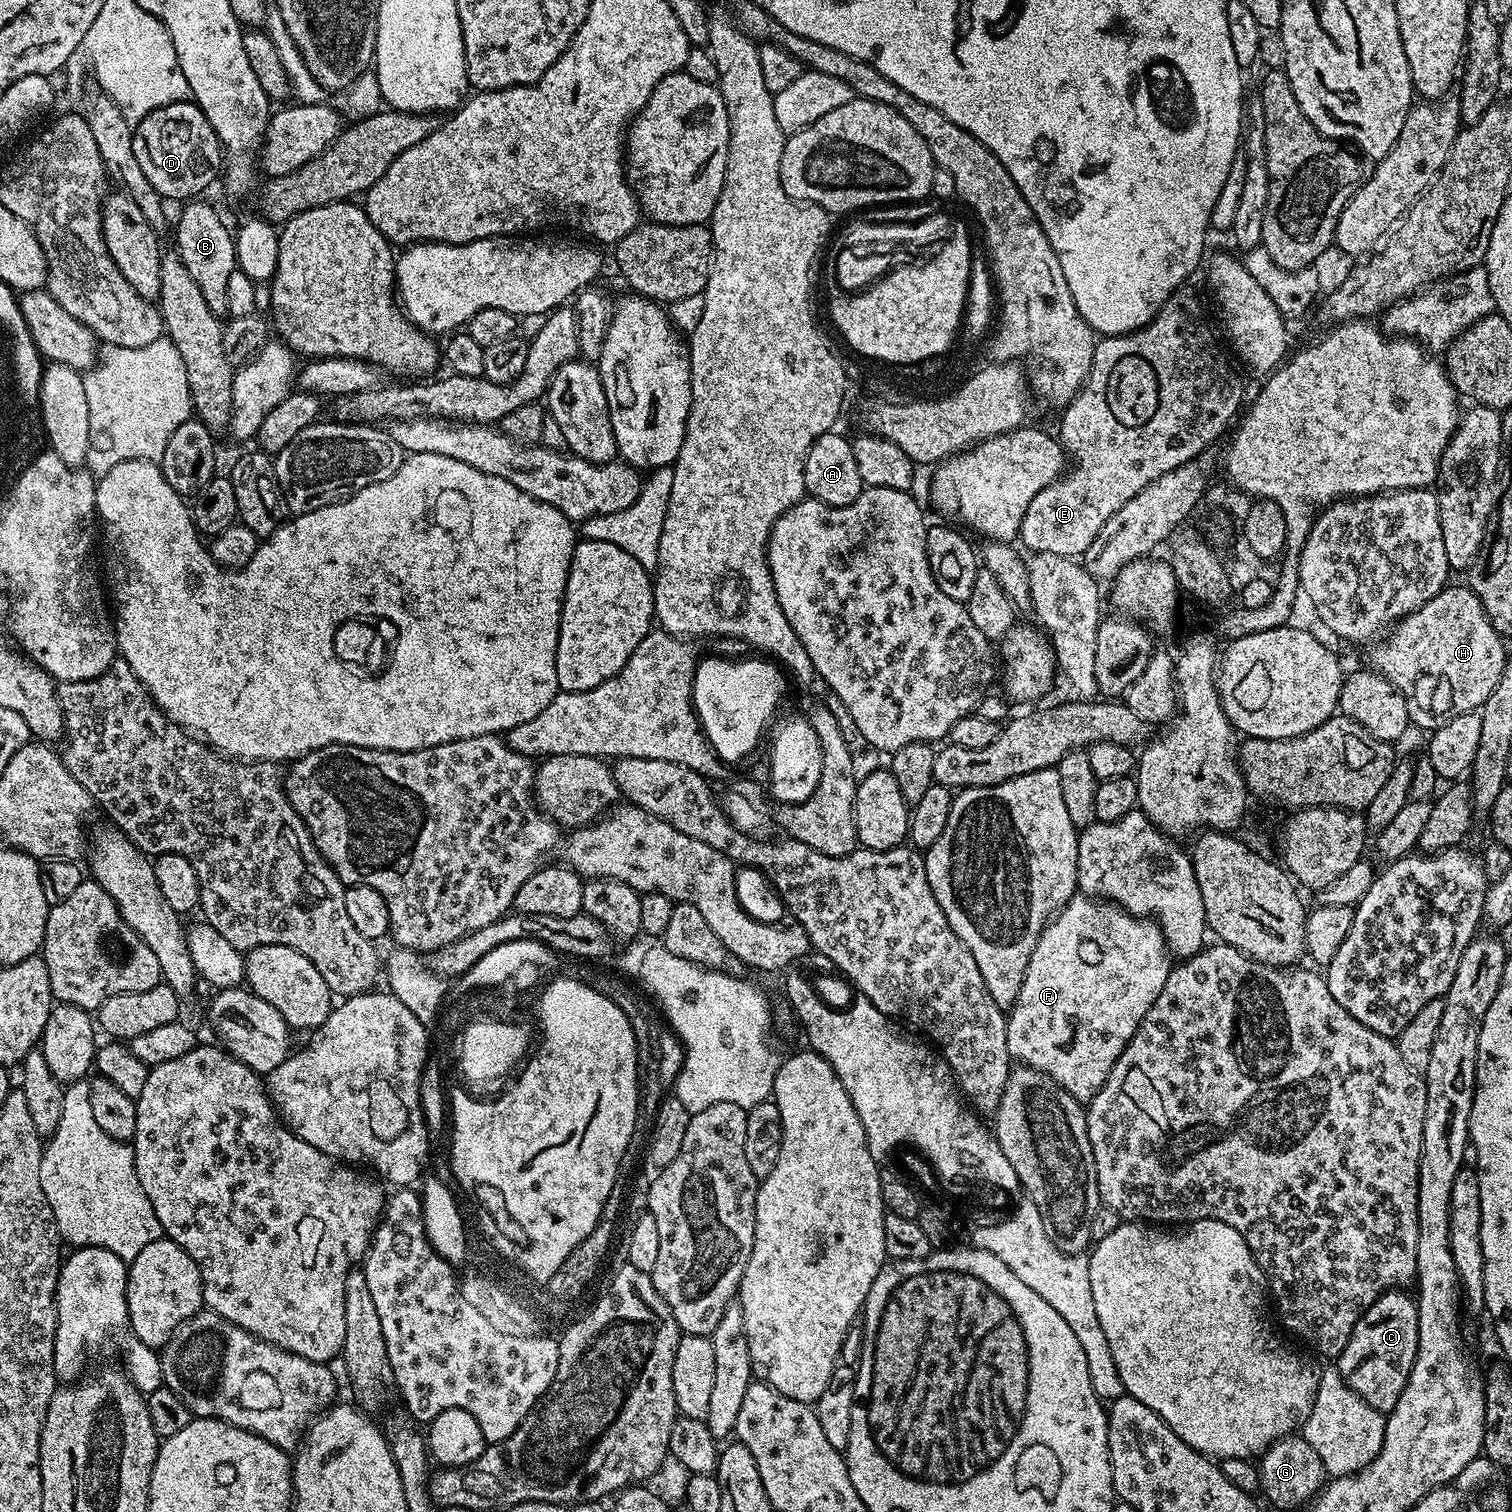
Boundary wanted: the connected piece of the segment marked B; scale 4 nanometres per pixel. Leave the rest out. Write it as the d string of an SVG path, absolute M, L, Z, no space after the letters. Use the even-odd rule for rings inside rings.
M193 198L183 205L180 217L176 220L176 248L182 266L194 278L198 290L202 290L202 298L206 298L206 306L215 316L223 317L228 311L226 294L230 274L238 271L236 267L236 242L233 229L224 225L222 217L216 213L212 204L207 204L204 198Z

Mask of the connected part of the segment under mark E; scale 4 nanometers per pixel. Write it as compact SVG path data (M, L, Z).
M1181 290L1174 293L1160 307L1158 315L1146 326L1121 336L1105 336L1097 343L1092 365L1090 366L1090 374L1079 394L1069 402L1067 408L1063 409L1061 416L1064 417L1060 420L1060 432L1058 431L1058 439L1064 445L1067 459L1071 463L1072 460L1076 463L1076 469L1073 472L1071 470L1065 471L1059 480L1054 481L1050 486L1046 486L1038 494L1034 494L1034 502L1030 502L1030 506L1026 506L1026 514L1022 518L1018 540L1019 543L1022 542L1029 548L1029 553L1045 552L1046 554L1058 554L1059 556L1071 556L1073 558L1083 557L1084 551L1090 546L1090 542L1094 542L1094 538L1098 538L1098 530L1102 530L1102 526L1106 526L1106 522L1110 522L1110 518L1114 518L1114 514L1118 514L1118 510L1122 510L1122 506L1126 506L1126 502L1130 502L1130 498L1134 498L1134 494L1138 494L1138 490L1146 490L1146 486L1150 486L1150 482L1154 482L1154 478L1162 478L1162 474L1166 474L1175 468L1181 468L1182 465L1193 460L1198 454L1209 451L1213 447L1212 443L1224 431L1227 433L1230 425L1237 419L1238 413L1245 403L1244 380L1236 373L1236 370L1238 371L1237 365L1234 363L1229 349L1222 343L1209 313L1208 316L1204 313L1199 298L1188 291Z

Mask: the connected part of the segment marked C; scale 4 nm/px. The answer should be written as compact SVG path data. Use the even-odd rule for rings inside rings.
M1404 1290L1384 1292L1368 1309L1358 1318L1356 1325L1347 1333L1348 1341L1343 1341L1338 1352L1338 1359L1334 1364L1335 1371L1362 1398L1362 1402L1369 1404L1374 1410L1382 1413L1390 1413L1402 1395L1402 1390L1410 1378L1410 1370L1414 1366L1414 1358L1418 1350L1418 1306L1415 1295L1408 1296Z

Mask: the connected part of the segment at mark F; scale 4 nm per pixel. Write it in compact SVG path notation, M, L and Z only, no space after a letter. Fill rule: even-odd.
M1083 894L1073 896L1049 920L1047 926L1042 930L1034 950L1030 954L1030 962L1026 966L1026 978L1022 978L1022 986L1018 990L1018 998L1012 1003L1012 1007L1007 1013L1008 1033L1006 1034L1006 1042L1008 1043L1009 1057L1013 1061L1019 1062L1025 1068L1033 1068L1039 1072L1044 1072L1050 1078L1054 1078L1054 1082L1058 1082L1058 1086L1062 1086L1062 1090L1069 1092L1075 1100L1081 1102L1092 1100L1094 1094L1098 1094L1098 1090L1106 1082L1106 1078L1110 1074L1114 1062L1118 1062L1122 1050L1126 1050L1130 1038L1134 1038L1142 1018L1146 1018L1146 1010L1150 1010L1150 1006L1154 1006L1158 994L1162 994L1162 990L1166 986L1166 978L1173 967L1174 960L1169 953L1168 943L1164 941L1162 930L1155 919L1132 916L1120 905L1099 898Z

